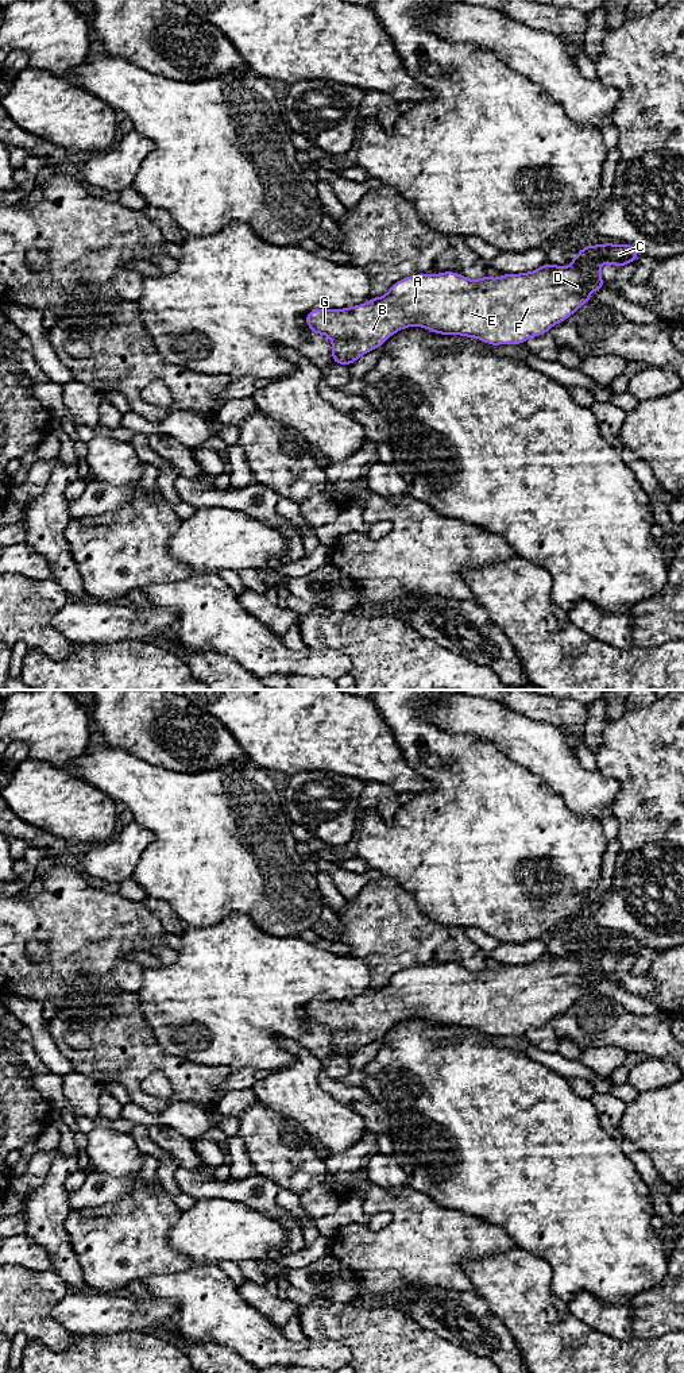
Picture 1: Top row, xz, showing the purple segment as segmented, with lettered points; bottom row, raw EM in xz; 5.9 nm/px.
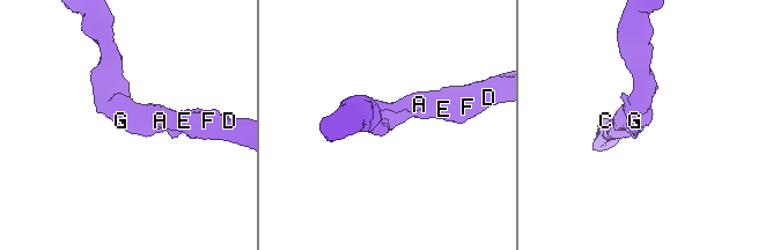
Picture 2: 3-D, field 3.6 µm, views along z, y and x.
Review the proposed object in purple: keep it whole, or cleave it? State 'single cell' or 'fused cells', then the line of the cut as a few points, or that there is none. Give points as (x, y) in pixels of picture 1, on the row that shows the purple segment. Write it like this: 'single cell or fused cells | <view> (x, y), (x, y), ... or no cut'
single cell | no cut

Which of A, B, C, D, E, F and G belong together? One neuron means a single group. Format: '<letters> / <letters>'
A B C D E F G

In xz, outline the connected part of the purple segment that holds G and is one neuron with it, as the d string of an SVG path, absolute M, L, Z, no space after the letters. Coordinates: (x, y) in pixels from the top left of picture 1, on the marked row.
M608 242L595 246L586 244L576 257L572 257L571 266L545 263L534 271L505 273L499 278L491 278L487 274L479 279L469 279L455 271L409 275L397 281L382 297L372 297L364 304L343 309L313 309L305 316L305 321L314 336L324 333L331 339L332 360L337 365L355 363L364 354L383 346L391 335L414 325L440 335L475 338L490 346L523 344L532 336L549 332L553 325L565 321L583 304L590 302L590 294L606 286L600 275L600 267L604 263L612 263L621 269L627 263L634 263L634 258L641 254L633 244Z

